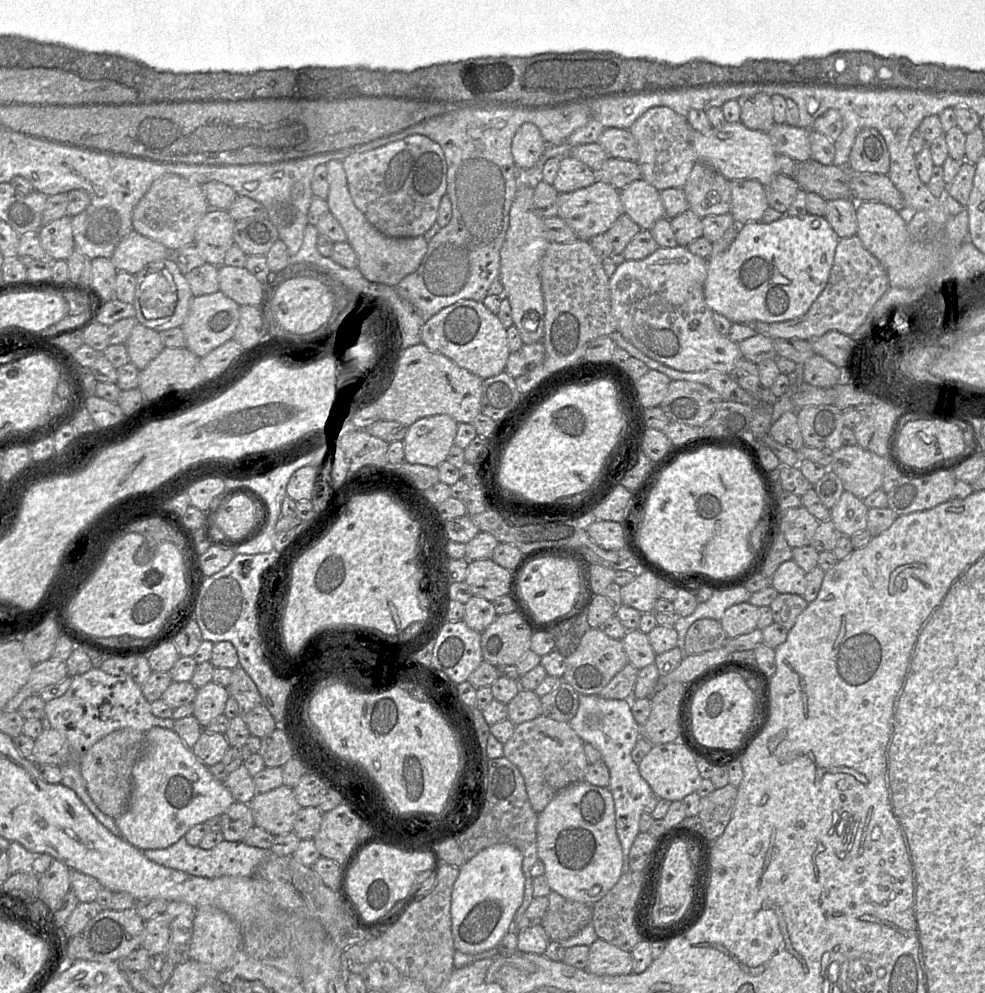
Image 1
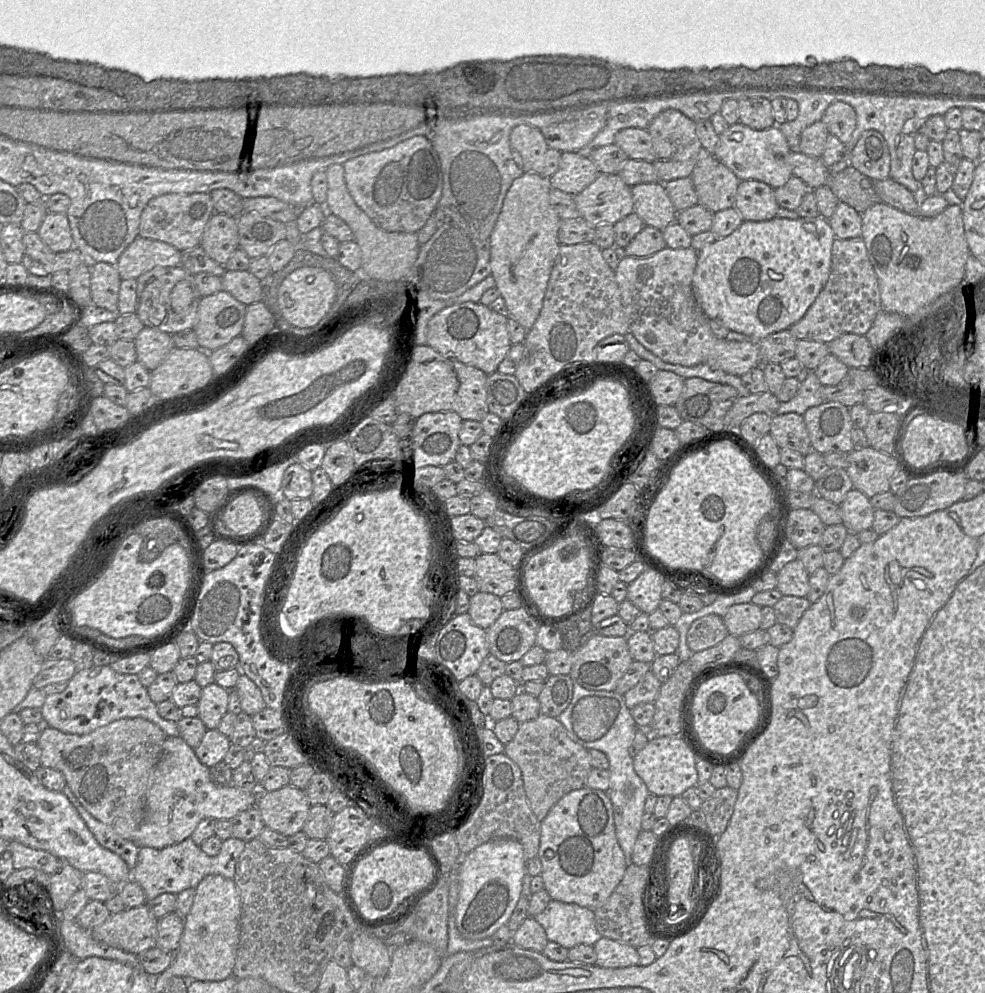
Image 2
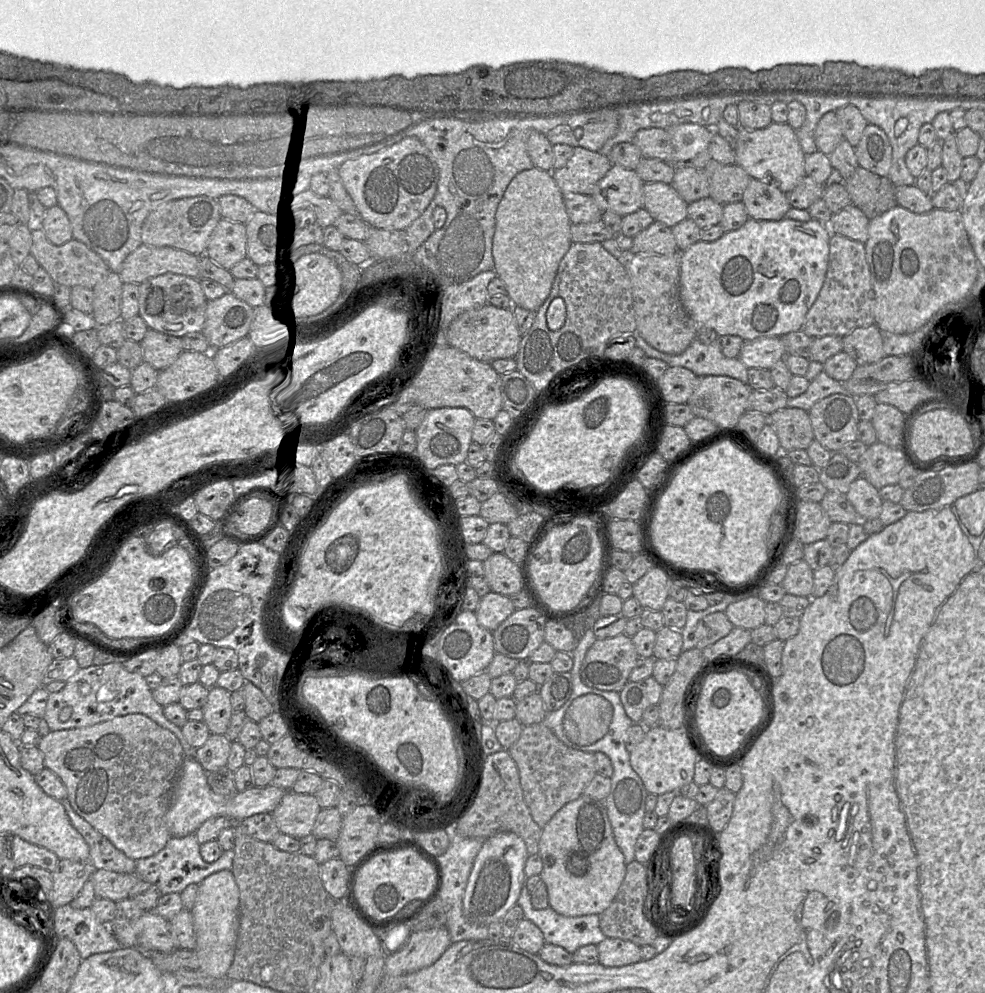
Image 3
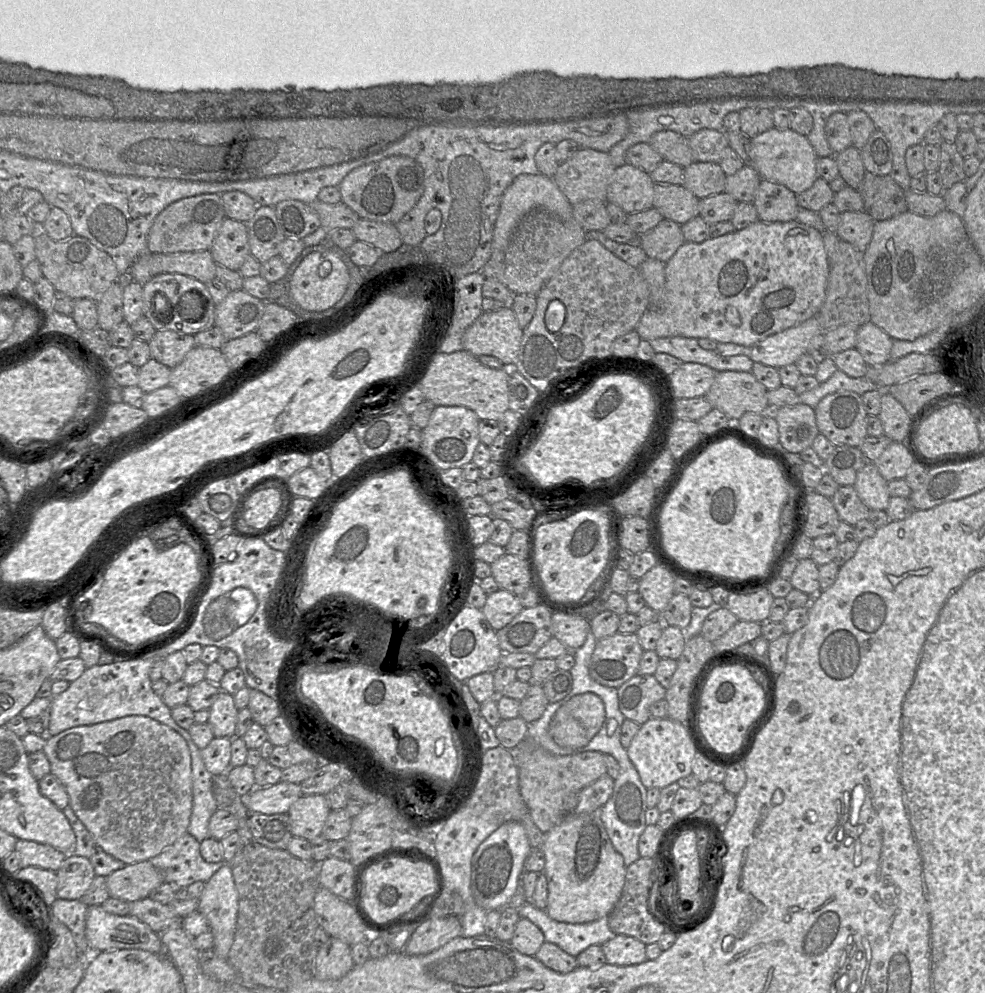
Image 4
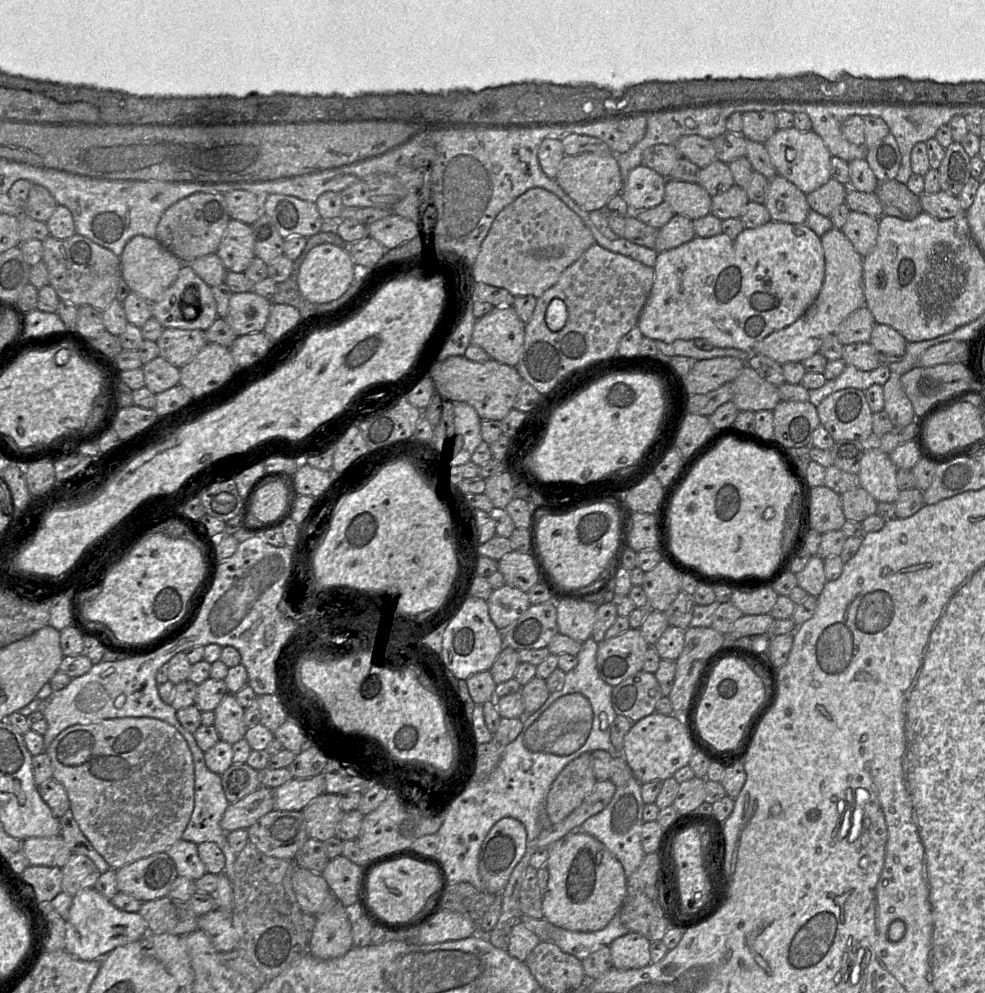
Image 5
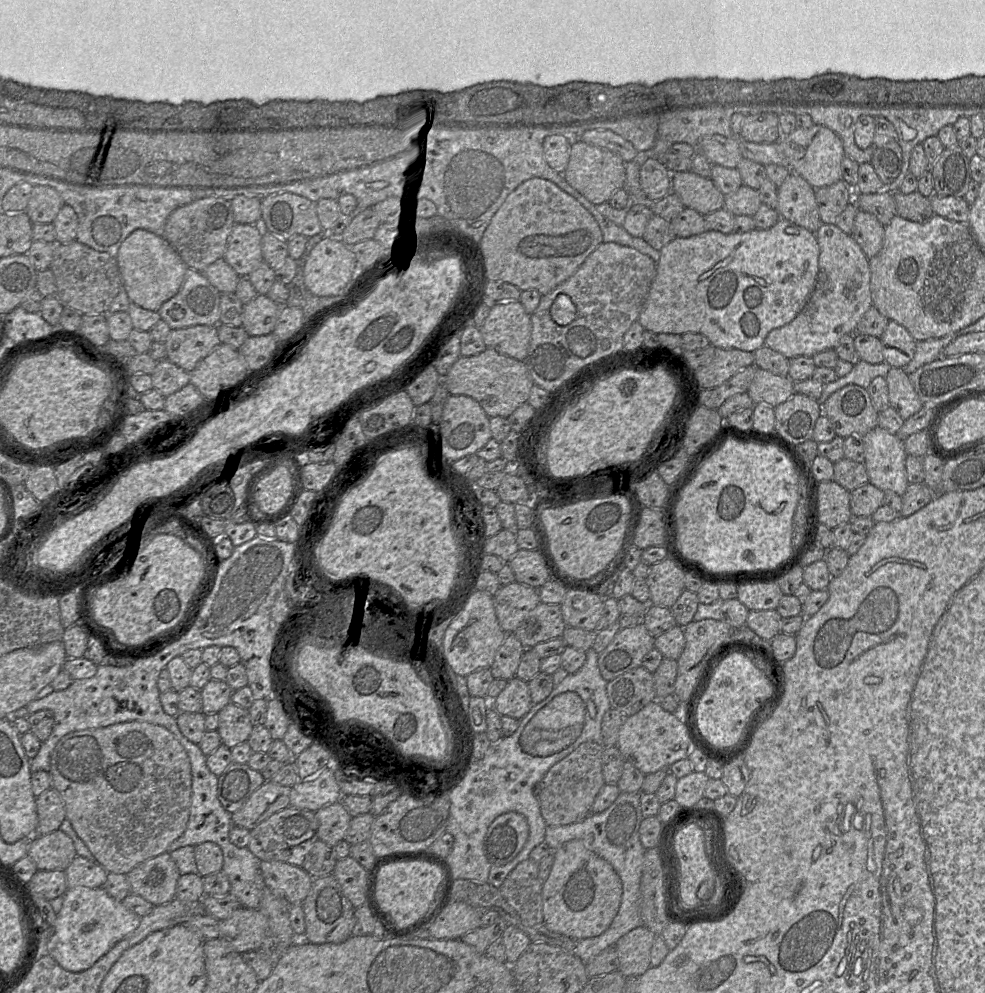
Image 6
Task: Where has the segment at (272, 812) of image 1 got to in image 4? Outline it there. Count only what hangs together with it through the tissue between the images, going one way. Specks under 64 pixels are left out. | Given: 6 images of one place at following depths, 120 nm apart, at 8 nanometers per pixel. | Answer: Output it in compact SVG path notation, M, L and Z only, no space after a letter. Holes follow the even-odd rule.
M324 795L300 796L287 812L292 836L312 840L321 835L330 810Z

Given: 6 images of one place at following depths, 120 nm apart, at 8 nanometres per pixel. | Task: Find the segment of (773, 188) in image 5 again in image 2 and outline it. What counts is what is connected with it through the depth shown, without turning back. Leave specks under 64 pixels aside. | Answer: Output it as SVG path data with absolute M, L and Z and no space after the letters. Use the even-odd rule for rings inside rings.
M757 180L740 181L734 207L746 222L770 220L780 208L774 189Z

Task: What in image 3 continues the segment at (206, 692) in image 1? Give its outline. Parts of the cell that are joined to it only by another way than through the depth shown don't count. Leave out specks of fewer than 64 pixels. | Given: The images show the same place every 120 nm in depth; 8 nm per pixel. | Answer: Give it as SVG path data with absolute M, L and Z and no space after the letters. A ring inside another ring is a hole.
M214 685L209 688L205 704L201 707L203 722L211 734L225 734L232 715L231 692Z

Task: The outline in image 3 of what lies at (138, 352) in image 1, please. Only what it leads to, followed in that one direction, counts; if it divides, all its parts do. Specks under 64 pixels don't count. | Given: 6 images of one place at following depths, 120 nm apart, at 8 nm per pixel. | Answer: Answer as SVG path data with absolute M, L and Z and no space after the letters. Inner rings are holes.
M148 329L140 342L143 361L160 371L173 363L183 351L182 337Z

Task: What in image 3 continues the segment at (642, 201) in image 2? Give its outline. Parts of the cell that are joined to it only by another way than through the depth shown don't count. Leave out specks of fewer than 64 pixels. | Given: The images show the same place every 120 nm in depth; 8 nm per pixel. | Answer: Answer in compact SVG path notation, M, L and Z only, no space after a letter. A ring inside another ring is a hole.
M647 182L643 187L645 208L655 221L672 228L688 218L688 203L678 194L671 184Z

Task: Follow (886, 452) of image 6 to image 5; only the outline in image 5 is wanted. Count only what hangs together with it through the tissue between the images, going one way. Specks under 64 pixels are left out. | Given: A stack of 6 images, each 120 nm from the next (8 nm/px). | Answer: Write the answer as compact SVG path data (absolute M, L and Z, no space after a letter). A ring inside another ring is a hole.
M867 445L858 473L859 483L878 503L895 503L898 499L897 472L889 454L876 445Z

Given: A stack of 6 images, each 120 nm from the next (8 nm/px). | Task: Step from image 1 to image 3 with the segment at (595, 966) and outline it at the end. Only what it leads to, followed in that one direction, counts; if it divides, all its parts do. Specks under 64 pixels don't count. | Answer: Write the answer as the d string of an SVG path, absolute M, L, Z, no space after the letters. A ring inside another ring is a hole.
M606 937L597 945L599 963L607 967L634 964L642 960L640 946L628 940Z

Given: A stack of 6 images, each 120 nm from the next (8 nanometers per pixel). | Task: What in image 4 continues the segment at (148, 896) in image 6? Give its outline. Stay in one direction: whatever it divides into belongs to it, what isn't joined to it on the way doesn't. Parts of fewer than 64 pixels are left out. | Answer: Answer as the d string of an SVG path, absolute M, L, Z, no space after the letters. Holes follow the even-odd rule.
M149 860L126 865L106 877L109 897L126 902L148 897L163 882L163 873Z

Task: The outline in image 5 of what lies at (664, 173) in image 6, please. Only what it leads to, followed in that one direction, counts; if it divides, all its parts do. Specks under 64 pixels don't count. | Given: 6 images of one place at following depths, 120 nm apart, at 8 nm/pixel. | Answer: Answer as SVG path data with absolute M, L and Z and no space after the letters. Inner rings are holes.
M640 164L628 175L621 194L631 212L653 208L665 200L667 178Z

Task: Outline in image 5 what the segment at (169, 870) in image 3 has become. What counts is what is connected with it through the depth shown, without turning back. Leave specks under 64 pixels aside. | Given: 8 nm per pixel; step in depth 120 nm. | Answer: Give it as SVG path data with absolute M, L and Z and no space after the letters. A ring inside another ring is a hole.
M179 839L165 852L173 859L179 876L196 881L207 873L196 843Z

